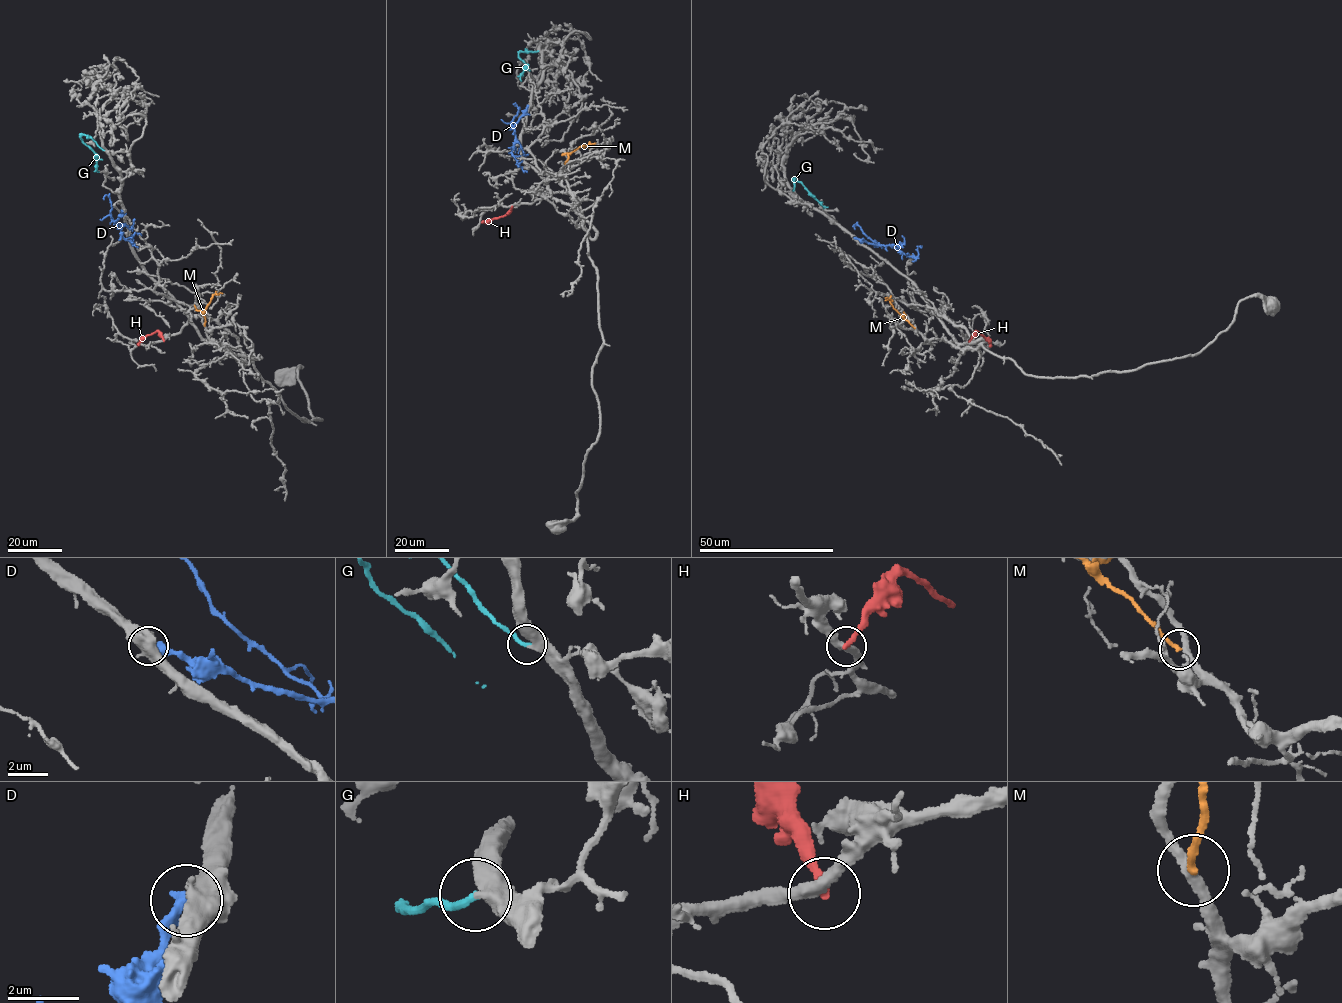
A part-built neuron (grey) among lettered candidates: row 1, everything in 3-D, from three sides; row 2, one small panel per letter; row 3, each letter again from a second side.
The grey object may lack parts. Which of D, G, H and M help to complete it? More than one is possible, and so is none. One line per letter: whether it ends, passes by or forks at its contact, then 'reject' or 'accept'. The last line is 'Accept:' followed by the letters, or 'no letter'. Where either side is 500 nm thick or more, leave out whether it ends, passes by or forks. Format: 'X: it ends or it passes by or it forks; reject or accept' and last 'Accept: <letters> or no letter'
D: reject
G: it ends; accept
H: it ends; reject
M: it ends; reject
Accept: G

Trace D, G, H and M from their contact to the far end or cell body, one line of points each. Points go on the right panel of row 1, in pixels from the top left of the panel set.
D: (854, 238), (892, 245), (913, 257), (921, 248)
G: (793, 190), (795, 178), (828, 207)
H: (969, 341), (977, 331), (991, 345)
M: (915, 328), (885, 298)

